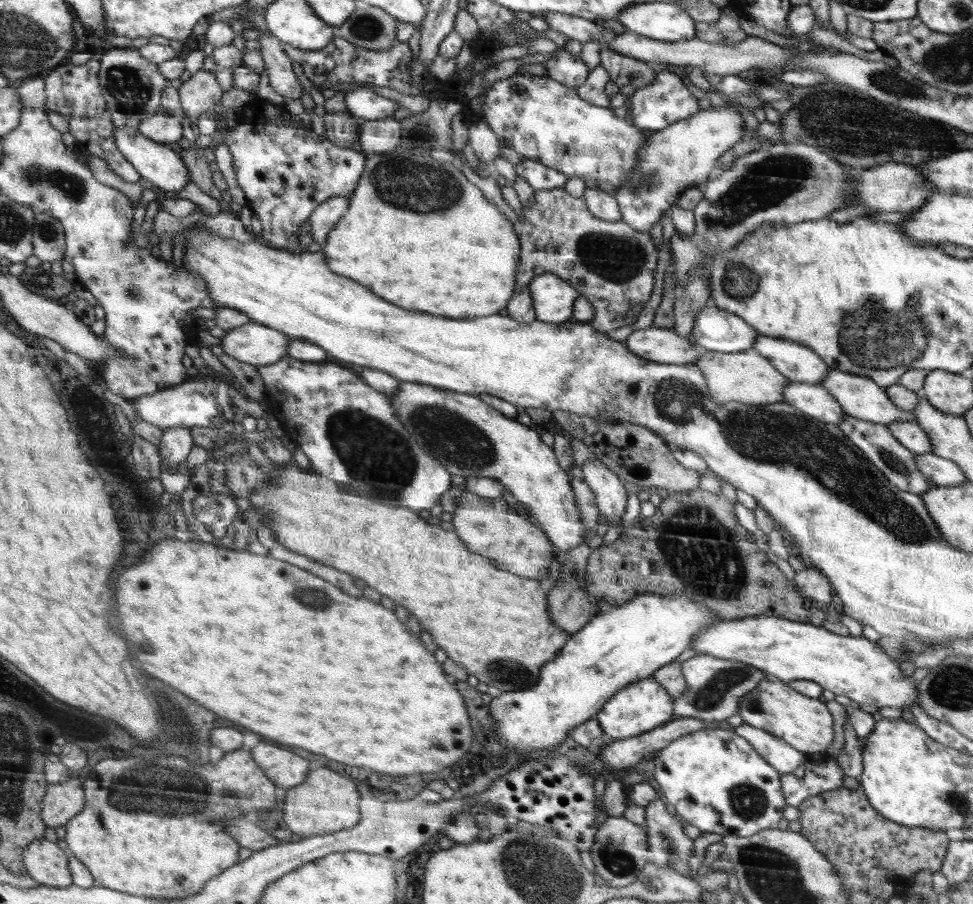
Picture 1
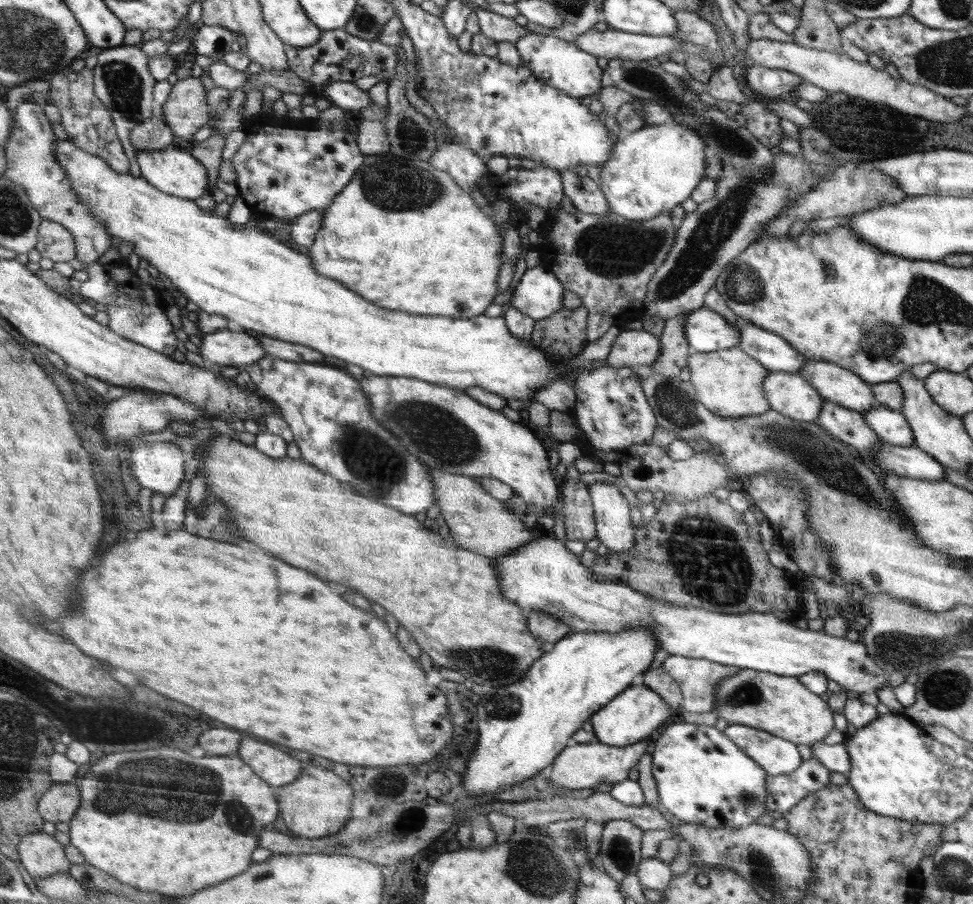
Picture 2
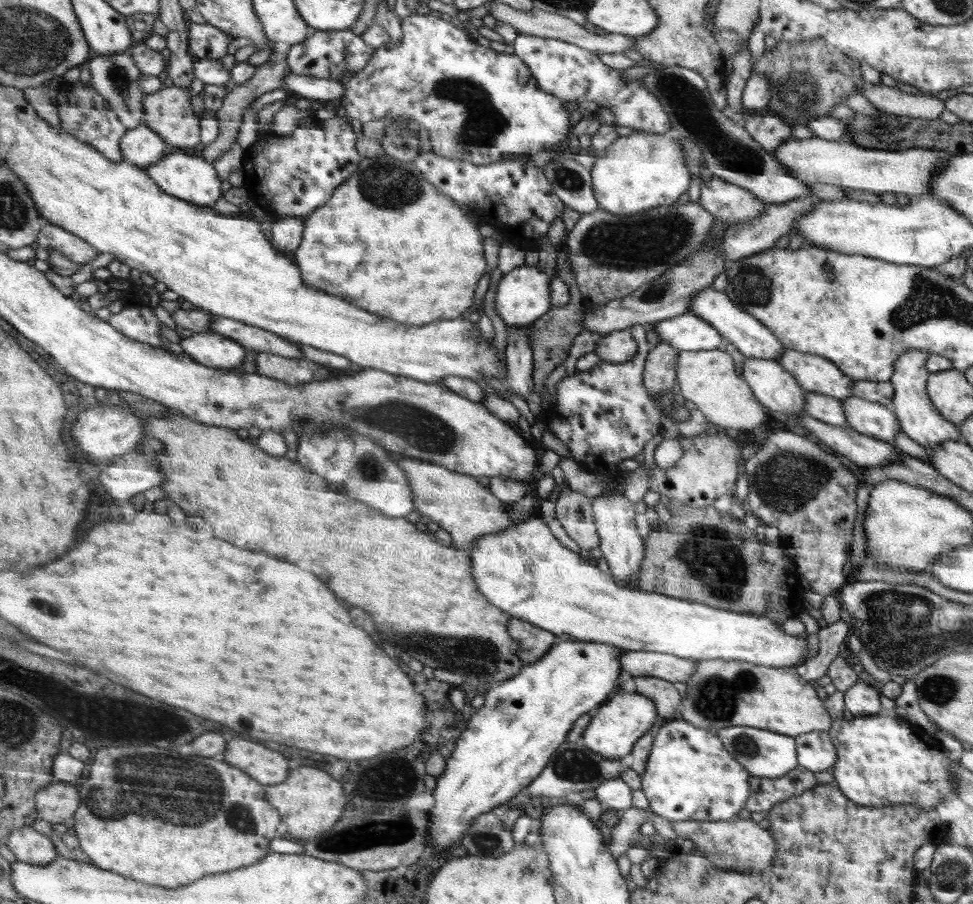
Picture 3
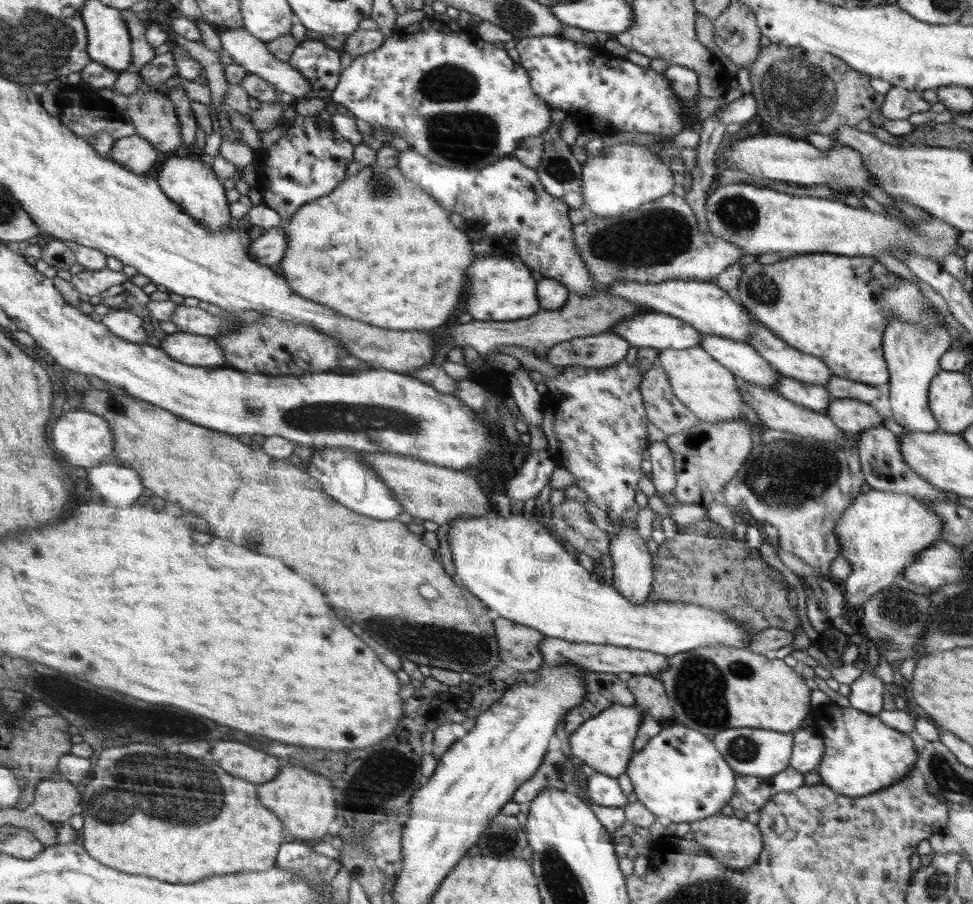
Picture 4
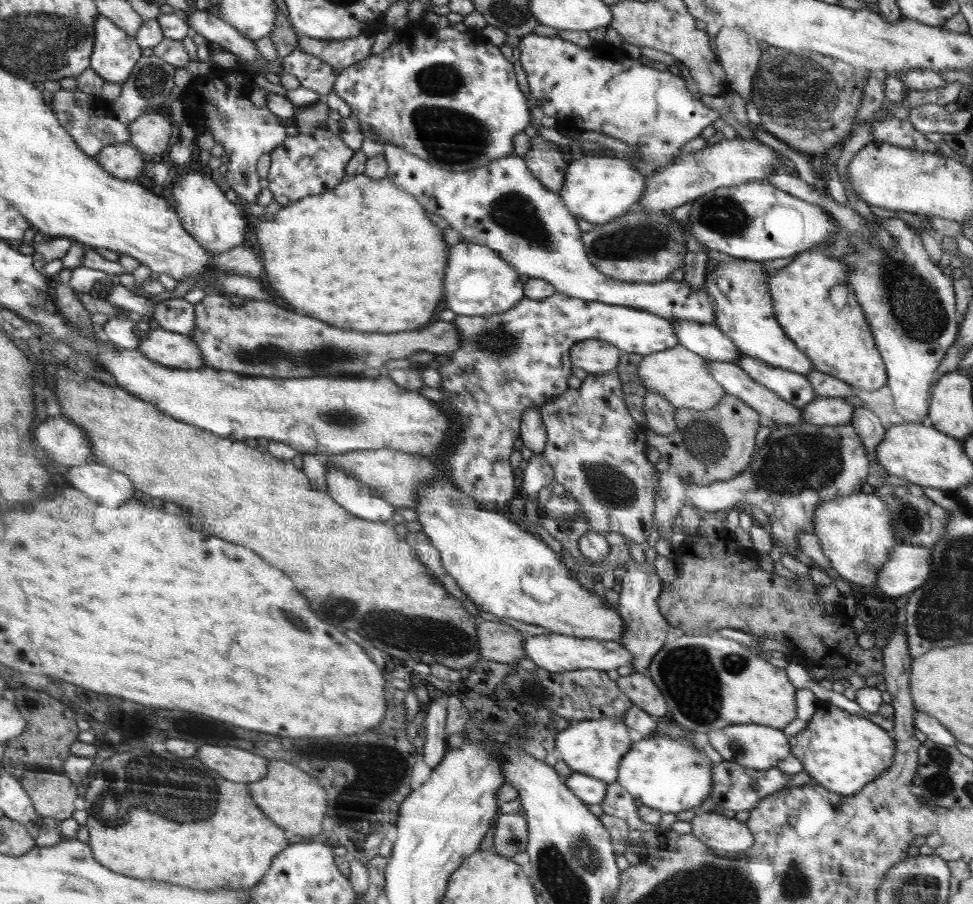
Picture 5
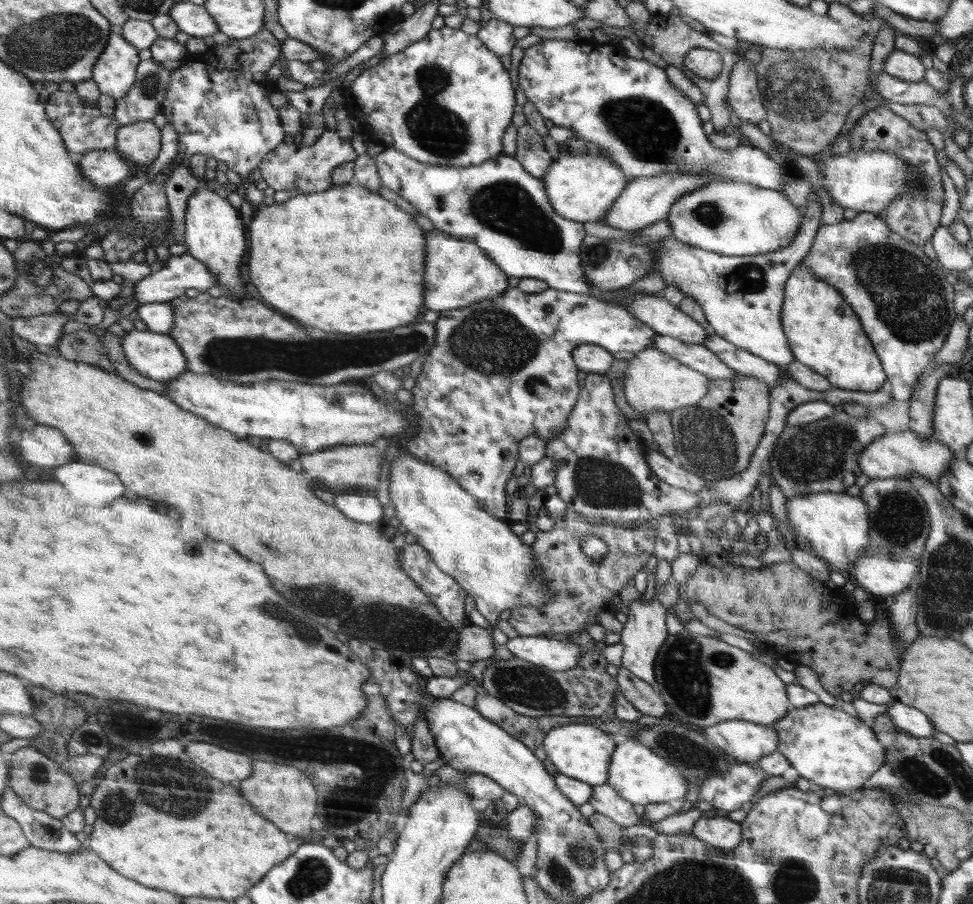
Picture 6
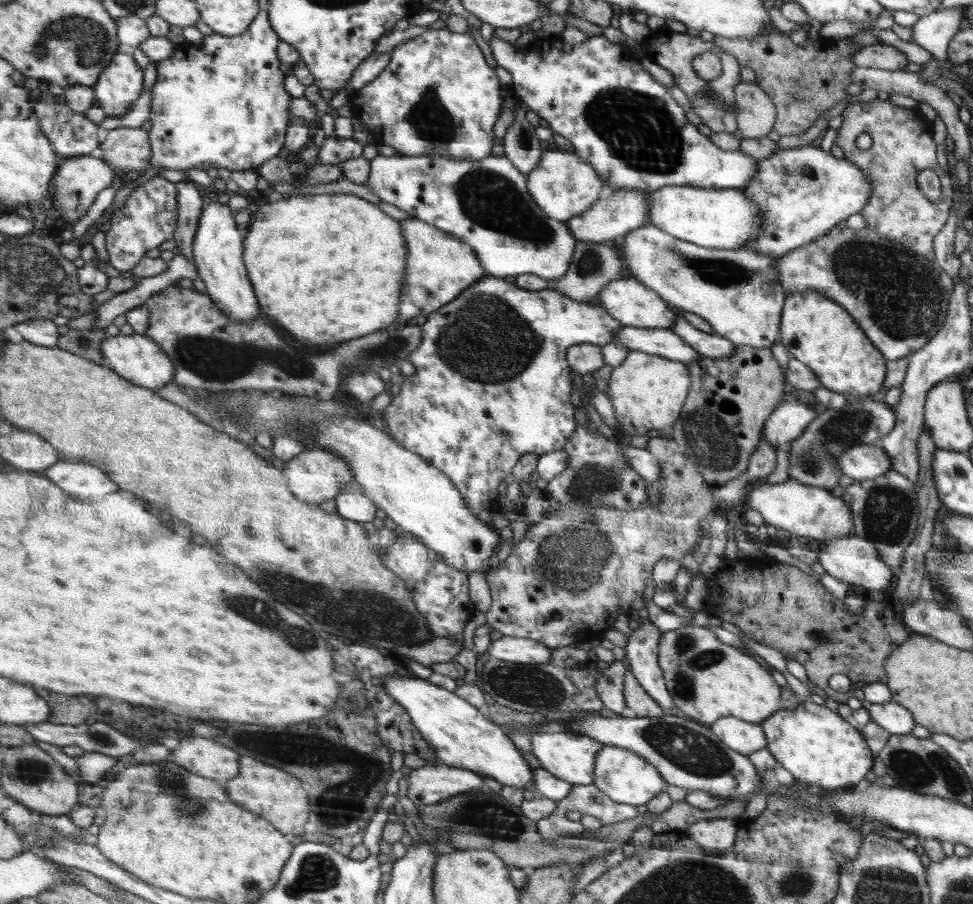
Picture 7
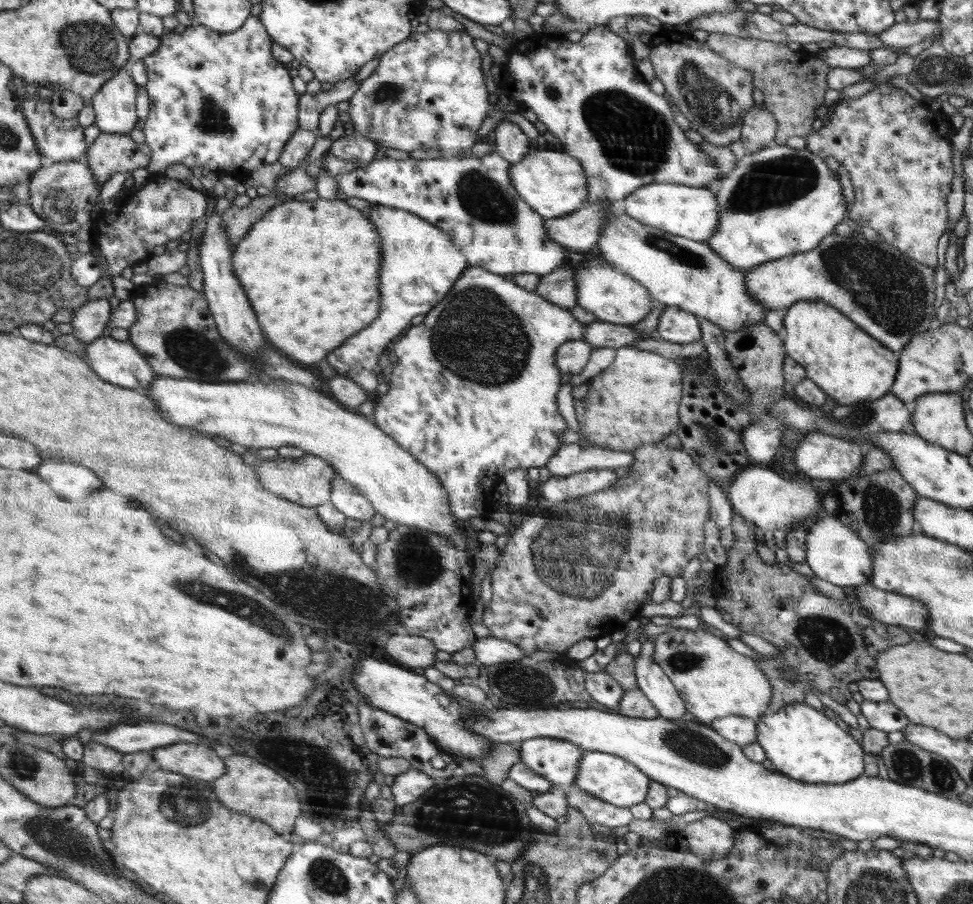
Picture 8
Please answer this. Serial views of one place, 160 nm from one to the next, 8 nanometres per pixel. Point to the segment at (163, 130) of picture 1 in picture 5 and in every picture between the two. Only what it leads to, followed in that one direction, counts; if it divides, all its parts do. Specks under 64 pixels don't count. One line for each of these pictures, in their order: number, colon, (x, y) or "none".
2: (155, 133)
3: (143, 146)
4: (135, 152)
5: (126, 161)

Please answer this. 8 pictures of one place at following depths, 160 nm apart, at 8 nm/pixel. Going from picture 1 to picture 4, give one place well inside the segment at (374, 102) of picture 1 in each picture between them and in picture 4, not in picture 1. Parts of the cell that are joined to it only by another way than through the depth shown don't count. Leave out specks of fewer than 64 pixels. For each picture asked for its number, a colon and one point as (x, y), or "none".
2: (347, 95)
3: (308, 87)
4: (248, 51)

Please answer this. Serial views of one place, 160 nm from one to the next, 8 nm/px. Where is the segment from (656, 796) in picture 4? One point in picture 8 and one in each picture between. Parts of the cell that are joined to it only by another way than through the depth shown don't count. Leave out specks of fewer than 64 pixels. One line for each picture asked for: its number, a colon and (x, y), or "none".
5: (669, 775)
6: (639, 775)
7: (626, 777)
8: (610, 778)

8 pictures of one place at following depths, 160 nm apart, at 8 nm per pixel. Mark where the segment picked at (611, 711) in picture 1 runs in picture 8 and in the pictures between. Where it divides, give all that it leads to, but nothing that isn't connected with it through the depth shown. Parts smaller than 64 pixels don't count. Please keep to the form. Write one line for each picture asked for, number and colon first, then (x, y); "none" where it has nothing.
2: (637, 711)
3: (617, 725)
4: (605, 742)
5: (594, 747)
6: (581, 750)
7: (569, 756)
8: (556, 759)

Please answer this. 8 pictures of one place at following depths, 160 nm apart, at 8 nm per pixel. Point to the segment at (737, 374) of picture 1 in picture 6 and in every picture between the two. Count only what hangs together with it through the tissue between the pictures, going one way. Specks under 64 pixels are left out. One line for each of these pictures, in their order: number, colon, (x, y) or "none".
2: (728, 382)
3: (709, 379)
4: (710, 390)
5: (679, 375)
6: (654, 380)

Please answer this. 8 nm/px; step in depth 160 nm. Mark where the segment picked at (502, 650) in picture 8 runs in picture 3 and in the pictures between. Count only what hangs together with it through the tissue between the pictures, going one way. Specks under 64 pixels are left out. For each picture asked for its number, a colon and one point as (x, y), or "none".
3: (665, 666)
4: (604, 658)
5: (559, 653)
6: (556, 655)
7: (509, 648)

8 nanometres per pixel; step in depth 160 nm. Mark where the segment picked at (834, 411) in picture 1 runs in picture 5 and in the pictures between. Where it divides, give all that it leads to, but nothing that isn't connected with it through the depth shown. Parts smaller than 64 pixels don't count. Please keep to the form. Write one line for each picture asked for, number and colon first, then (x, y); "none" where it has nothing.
2: (788, 393)
3: (776, 389)
4: (743, 360)
5: (708, 340)

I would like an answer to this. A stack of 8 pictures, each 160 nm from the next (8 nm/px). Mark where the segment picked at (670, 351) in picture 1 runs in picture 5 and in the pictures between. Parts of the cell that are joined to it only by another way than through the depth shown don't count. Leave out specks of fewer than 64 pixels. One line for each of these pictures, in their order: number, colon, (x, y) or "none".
2: (631, 348)
3: (617, 347)
4: (602, 350)
5: (595, 356)

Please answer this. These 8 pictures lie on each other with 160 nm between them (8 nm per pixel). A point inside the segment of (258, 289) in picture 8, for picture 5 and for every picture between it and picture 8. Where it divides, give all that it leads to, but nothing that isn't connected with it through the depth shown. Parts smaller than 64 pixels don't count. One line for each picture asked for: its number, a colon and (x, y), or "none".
5: (366, 256)
6: (362, 257)
7: (329, 266)

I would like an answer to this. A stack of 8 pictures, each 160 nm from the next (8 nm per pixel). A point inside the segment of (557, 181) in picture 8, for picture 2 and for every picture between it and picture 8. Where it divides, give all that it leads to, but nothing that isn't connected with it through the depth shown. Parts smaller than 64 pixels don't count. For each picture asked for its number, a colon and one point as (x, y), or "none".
2: (653, 169)
3: (644, 170)
4: (625, 177)
5: (598, 189)
6: (582, 188)
7: (564, 185)

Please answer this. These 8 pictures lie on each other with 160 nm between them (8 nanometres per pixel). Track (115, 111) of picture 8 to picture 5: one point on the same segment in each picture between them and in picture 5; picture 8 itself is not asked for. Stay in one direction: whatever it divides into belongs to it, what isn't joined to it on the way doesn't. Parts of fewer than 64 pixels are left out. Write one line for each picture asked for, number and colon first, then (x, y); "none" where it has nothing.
5: (117, 53)
6: (117, 71)
7: (121, 86)

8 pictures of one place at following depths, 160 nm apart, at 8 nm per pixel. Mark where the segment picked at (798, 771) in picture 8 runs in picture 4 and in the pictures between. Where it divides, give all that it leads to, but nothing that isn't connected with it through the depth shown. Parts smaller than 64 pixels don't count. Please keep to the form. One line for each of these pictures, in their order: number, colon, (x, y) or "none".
4: (862, 756)
5: (843, 753)
6: (838, 752)
7: (812, 742)

